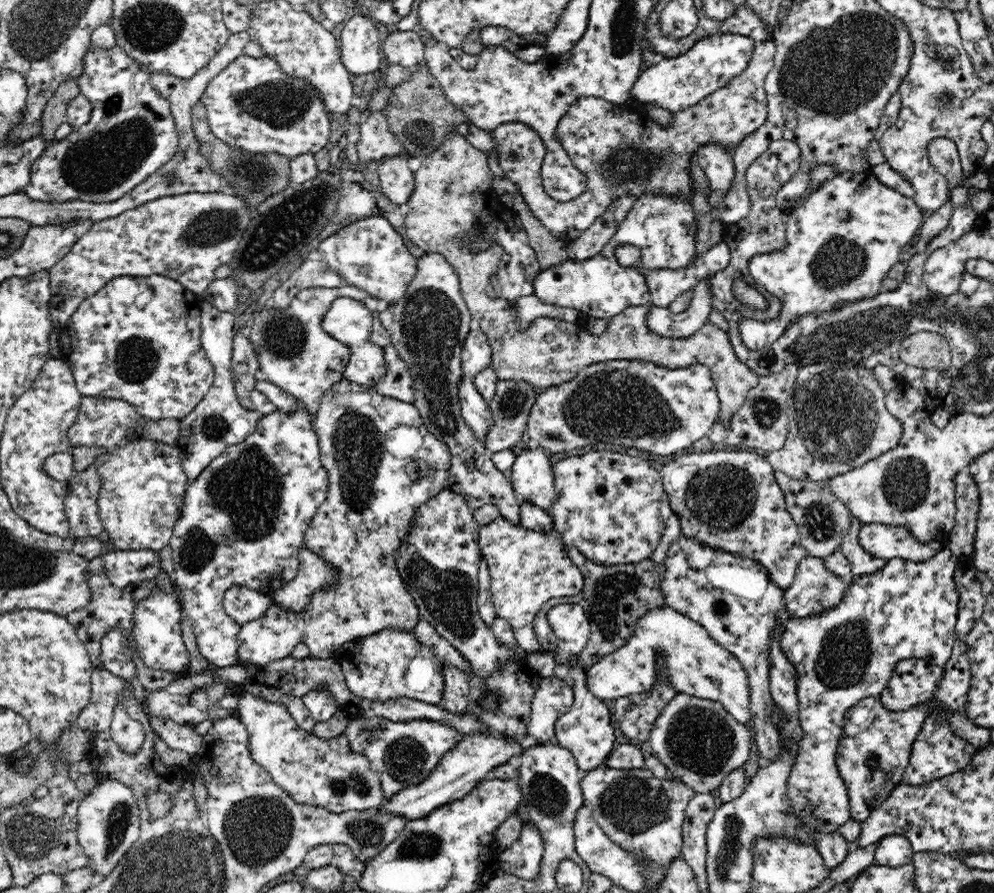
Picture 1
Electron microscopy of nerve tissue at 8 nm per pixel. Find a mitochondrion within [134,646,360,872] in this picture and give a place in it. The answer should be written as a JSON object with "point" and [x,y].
{"point":[259,828]}

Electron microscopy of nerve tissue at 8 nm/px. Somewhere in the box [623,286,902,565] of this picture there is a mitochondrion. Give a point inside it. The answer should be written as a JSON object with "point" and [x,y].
{"point":[837,414]}

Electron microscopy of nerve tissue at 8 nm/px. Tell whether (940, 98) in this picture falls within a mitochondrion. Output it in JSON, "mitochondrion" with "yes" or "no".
{"mitochondrion":"yes"}

